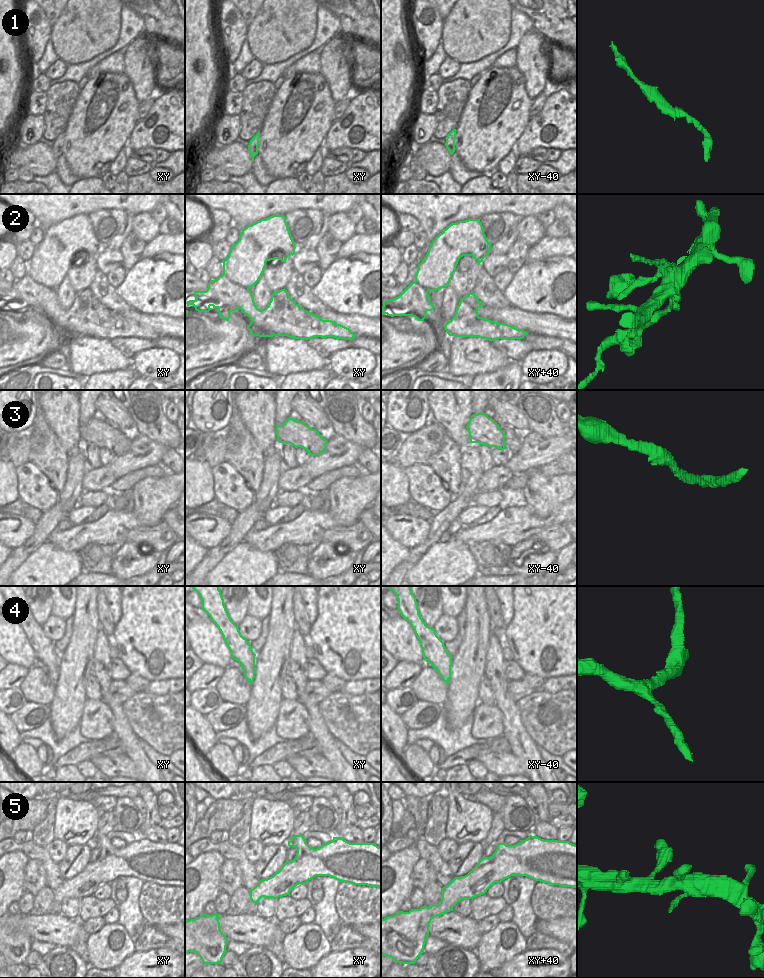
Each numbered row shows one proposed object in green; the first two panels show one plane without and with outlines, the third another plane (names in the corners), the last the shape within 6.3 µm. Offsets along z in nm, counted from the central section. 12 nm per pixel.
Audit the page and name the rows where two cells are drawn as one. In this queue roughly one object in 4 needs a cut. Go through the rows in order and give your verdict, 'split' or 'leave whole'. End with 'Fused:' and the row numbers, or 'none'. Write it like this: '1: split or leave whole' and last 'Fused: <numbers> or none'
1: leave whole
2: split
3: split
4: leave whole
5: leave whole
Fused: 2, 3

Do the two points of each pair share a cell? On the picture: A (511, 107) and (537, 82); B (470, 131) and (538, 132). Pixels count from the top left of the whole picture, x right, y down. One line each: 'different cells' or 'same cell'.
A: different cells
B: different cells

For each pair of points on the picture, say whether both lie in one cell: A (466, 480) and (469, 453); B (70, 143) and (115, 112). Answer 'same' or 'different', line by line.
A: same
B: same

